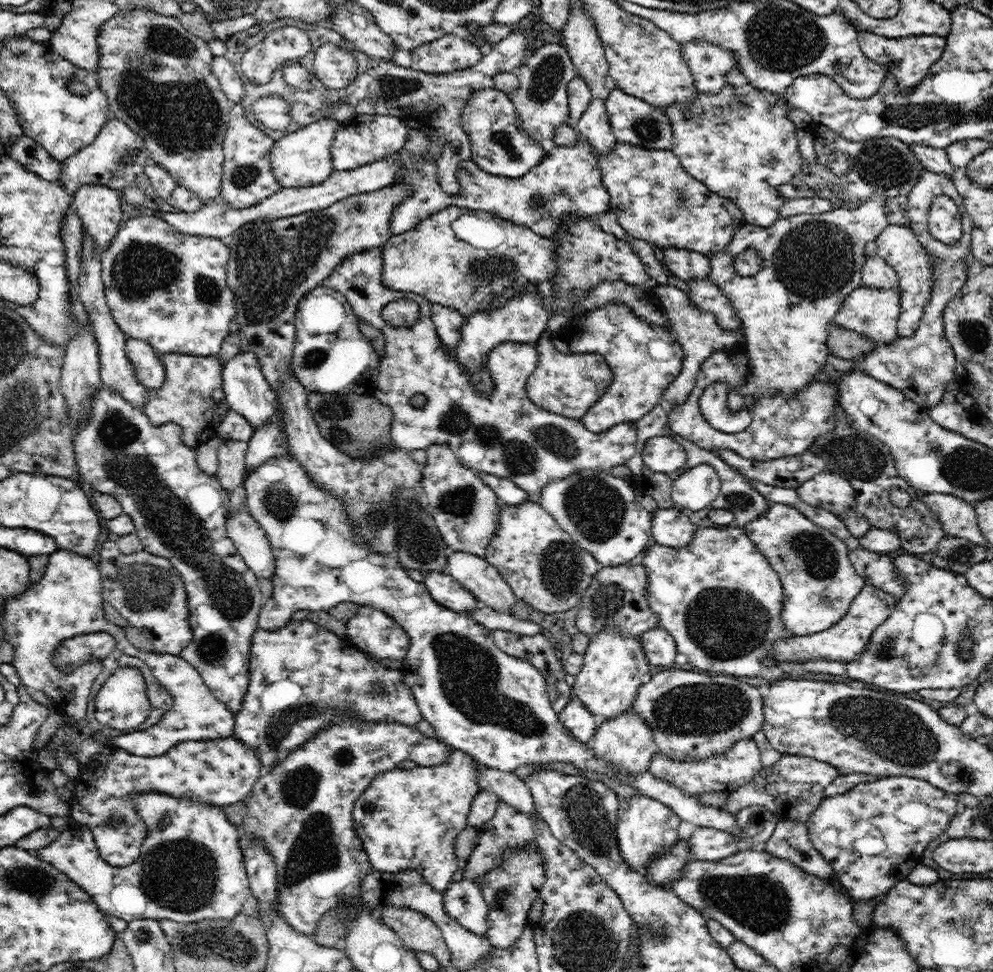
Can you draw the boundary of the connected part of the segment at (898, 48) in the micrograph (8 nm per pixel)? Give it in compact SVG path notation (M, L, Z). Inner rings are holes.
M859 32L858 42L861 51L878 64L885 66L888 72L896 77L898 91L905 95L928 74L932 64L940 60L946 46L946 38L942 36L908 36L906 38L886 38L874 32Z

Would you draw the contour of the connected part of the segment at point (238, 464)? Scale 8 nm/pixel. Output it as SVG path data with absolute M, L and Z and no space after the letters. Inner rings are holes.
M225 440L218 449L218 470L215 477L221 485L231 491L236 488L247 474L245 454L248 443L242 440Z

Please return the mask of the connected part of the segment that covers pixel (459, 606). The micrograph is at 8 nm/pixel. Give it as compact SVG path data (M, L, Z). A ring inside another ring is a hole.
M430 571L423 583L431 597L438 603L456 612L470 612L478 600L466 590L449 572Z

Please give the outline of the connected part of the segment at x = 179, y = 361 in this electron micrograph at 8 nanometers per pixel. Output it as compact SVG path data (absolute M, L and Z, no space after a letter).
M180 353L160 355L166 368L166 380L159 389L150 390L143 406L149 421L157 428L174 423L181 427L184 444L196 448L218 435L222 419L230 410L223 391L224 366L217 356L194 356Z

